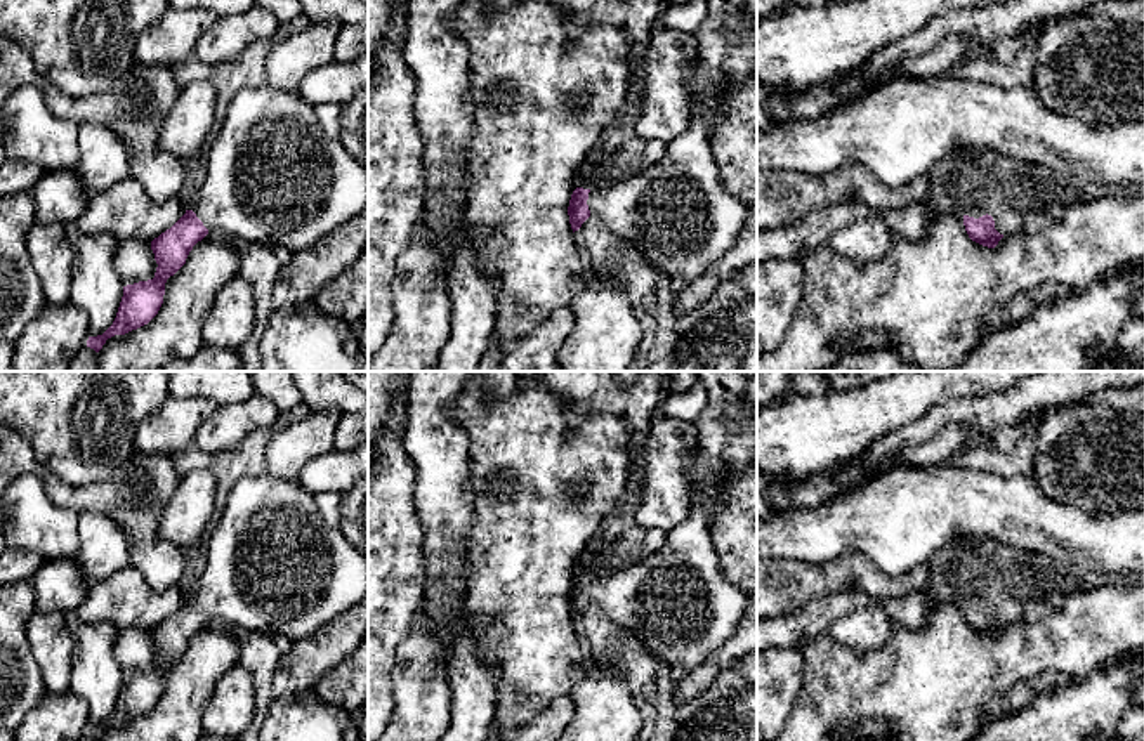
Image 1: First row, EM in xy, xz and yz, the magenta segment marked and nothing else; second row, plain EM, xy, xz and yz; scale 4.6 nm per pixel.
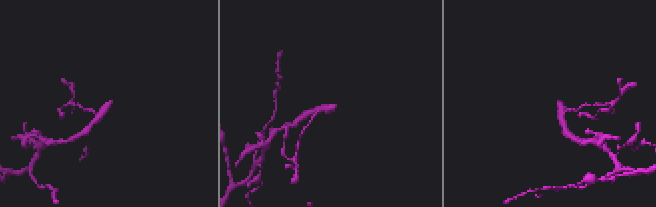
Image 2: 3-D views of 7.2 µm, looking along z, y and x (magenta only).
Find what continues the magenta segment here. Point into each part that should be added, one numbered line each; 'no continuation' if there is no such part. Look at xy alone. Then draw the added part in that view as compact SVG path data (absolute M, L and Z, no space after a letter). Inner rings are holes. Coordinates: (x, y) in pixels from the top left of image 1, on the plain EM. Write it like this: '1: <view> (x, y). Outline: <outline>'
1: xy (273, 564). Outline: M269 474L241 477L227 496L224 512L215 517L200 588L193 600L208 620L271 637L306 639L359 602L368 592L368 561L319 514L314 493Z

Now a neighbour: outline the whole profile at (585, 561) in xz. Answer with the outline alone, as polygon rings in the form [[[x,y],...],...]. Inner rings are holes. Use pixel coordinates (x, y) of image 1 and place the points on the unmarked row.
[[[602,548],[599,552],[588,552],[585,550],[578,561],[575,562],[575,574],[576,576],[583,576],[583,578],[590,578],[590,571],[594,567],[594,562],[597,559],[597,555],[602,552]]]

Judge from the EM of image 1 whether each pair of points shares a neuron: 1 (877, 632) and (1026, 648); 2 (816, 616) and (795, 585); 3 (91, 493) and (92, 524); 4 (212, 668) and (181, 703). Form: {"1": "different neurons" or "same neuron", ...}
{"1": "different neurons", "2": "different neurons", "3": "different neurons", "4": "same neuron"}

